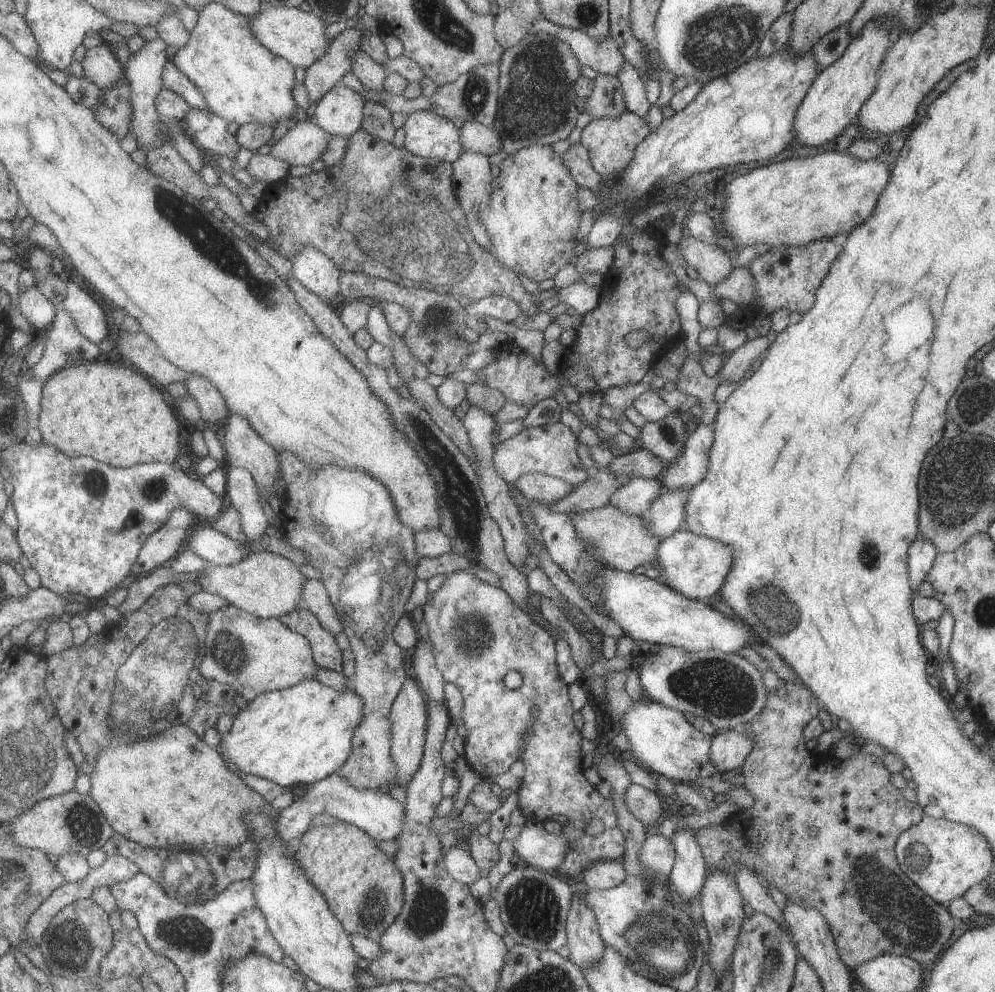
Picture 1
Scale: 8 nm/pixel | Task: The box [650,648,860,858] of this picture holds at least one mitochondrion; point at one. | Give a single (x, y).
(721, 689)

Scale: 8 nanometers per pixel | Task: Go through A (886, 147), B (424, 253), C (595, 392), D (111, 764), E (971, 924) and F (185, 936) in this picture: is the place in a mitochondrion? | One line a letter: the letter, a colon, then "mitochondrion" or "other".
A: other
B: mitochondrion
C: other
D: other
E: other
F: mitochondrion

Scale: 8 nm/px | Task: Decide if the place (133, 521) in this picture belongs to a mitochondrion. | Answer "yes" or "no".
yes

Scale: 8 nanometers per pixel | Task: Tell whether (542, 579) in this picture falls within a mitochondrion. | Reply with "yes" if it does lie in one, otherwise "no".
no

